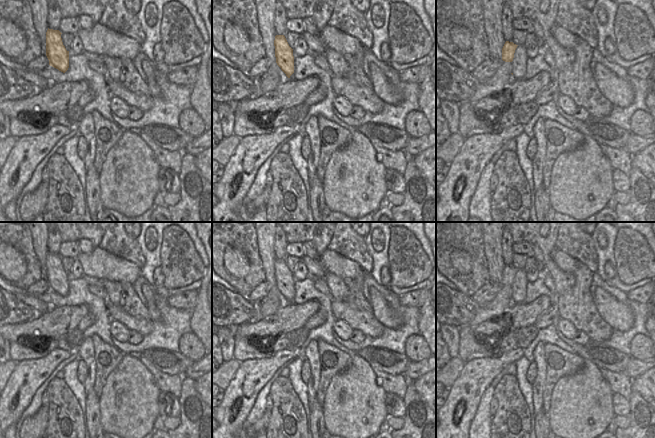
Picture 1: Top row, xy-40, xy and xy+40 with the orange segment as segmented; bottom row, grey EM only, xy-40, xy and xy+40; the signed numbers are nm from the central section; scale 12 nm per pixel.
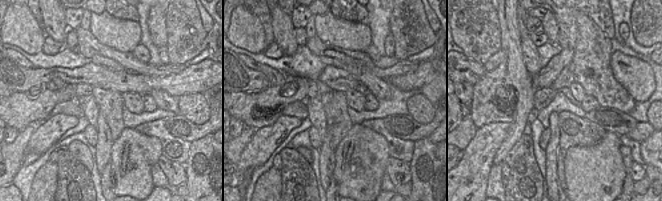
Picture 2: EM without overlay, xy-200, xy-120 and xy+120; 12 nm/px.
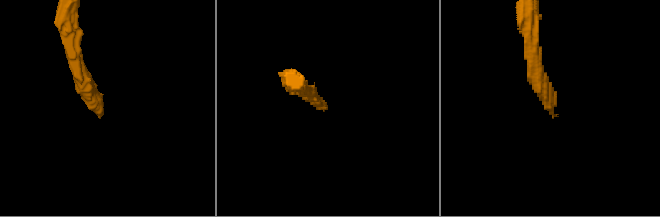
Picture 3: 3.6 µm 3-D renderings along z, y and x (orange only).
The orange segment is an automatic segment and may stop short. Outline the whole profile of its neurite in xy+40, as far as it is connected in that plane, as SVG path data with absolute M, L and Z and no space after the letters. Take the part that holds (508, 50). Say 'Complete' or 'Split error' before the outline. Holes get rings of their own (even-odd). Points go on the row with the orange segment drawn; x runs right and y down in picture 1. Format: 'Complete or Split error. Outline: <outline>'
Split error. Outline: M506 41L502 48L502 60L511 63L513 79L524 79L526 74L526 50L513 42Z

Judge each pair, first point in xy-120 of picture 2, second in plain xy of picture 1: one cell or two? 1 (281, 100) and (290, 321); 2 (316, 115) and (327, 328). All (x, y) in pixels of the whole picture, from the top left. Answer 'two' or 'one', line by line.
1: one
2: two

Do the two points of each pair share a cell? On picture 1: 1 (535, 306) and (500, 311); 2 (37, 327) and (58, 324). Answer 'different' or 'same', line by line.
1: different
2: same

